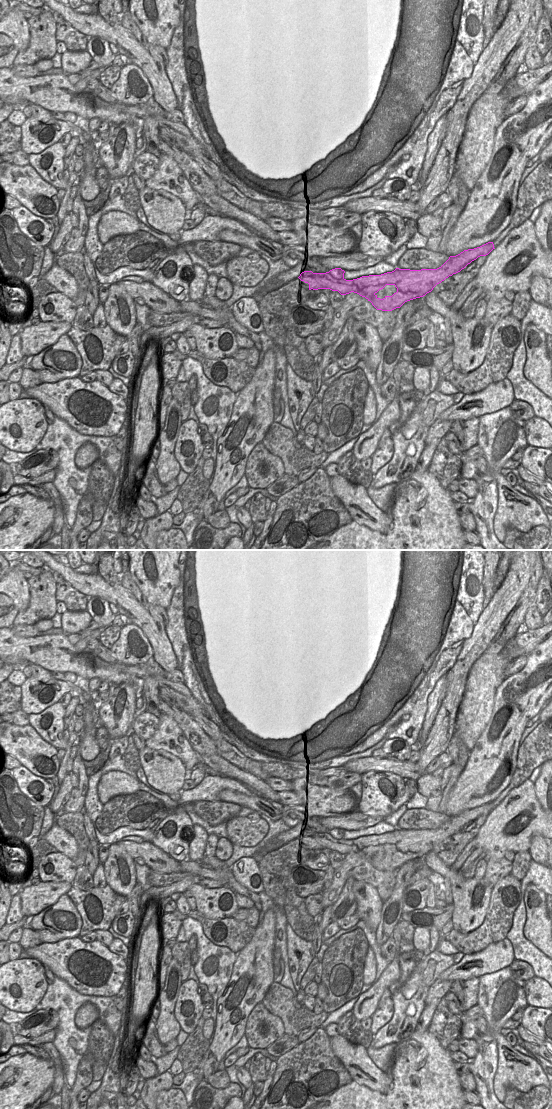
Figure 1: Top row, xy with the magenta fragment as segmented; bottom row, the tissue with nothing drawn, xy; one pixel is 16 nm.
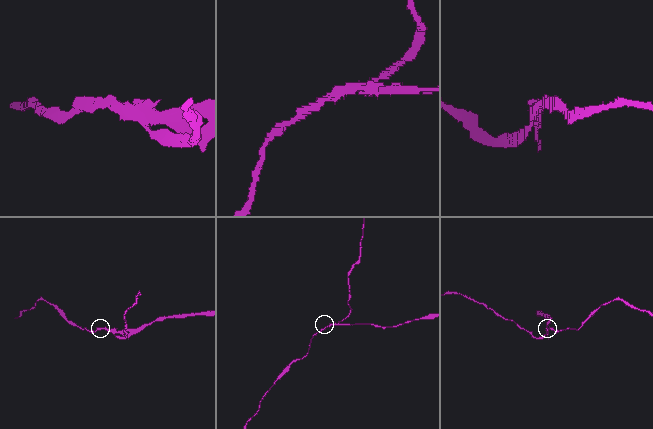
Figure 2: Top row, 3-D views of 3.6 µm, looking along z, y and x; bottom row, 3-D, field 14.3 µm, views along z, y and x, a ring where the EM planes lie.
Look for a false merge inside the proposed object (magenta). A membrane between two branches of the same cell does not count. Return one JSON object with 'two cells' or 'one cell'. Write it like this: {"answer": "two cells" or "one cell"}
{"answer": "two cells"}

